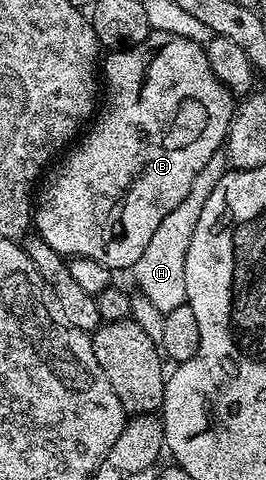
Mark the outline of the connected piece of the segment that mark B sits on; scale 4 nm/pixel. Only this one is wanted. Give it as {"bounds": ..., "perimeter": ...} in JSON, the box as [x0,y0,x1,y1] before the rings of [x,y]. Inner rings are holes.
{"bounds":[32,30,236,272],"perimeter":[[[155,30],[140,44],[118,48],[107,54],[110,55],[107,58],[105,55],[100,66],[101,73],[104,75],[104,101],[92,125],[85,131],[86,139],[82,143],[79,141],[69,151],[70,158],[61,159],[62,167],[55,172],[54,179],[43,188],[42,195],[40,195],[41,190],[37,195],[36,205],[32,210],[32,226],[37,237],[44,239],[48,248],[52,248],[57,254],[96,260],[100,265],[108,267],[111,272],[118,272],[125,266],[126,269],[134,267],[140,260],[141,253],[144,252],[144,248],[148,247],[149,240],[155,235],[156,228],[159,228],[164,216],[172,212],[180,204],[180,200],[191,191],[192,180],[199,175],[200,168],[212,159],[214,153],[223,149],[226,134],[230,130],[230,121],[236,113],[236,98],[216,76],[216,72],[212,72],[212,64],[208,64],[208,56],[203,43],[184,40],[184,36],[172,36],[168,32]]]}

